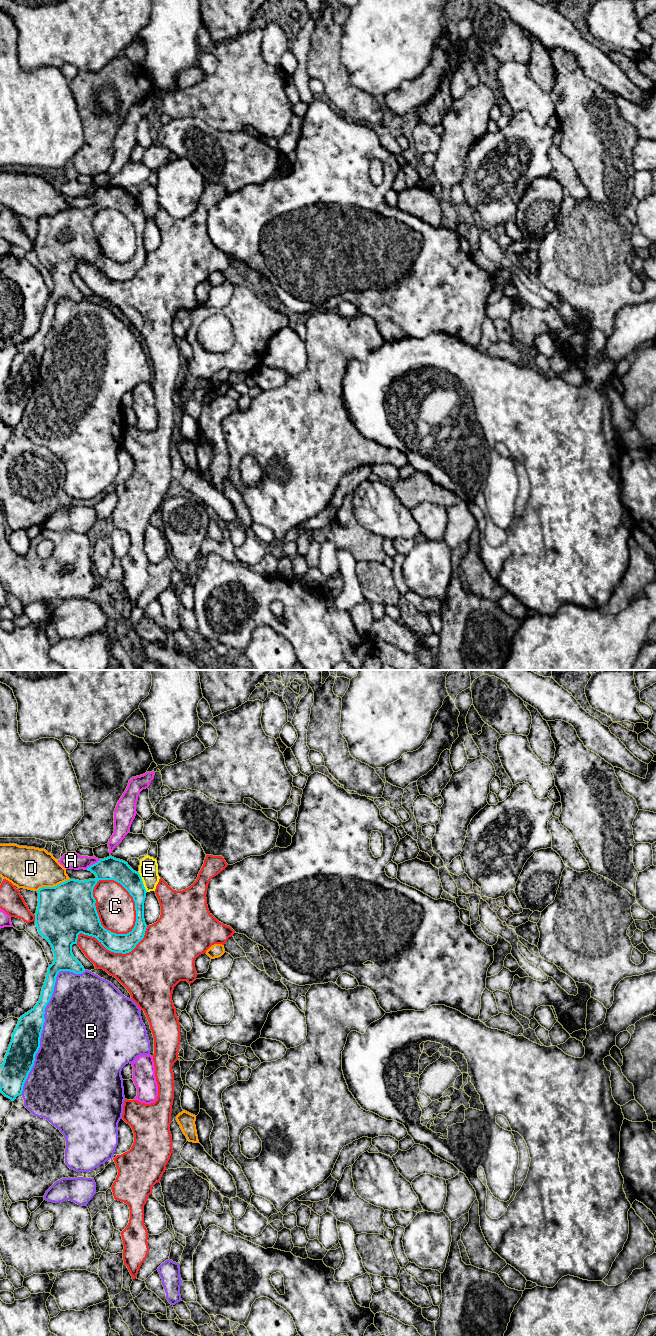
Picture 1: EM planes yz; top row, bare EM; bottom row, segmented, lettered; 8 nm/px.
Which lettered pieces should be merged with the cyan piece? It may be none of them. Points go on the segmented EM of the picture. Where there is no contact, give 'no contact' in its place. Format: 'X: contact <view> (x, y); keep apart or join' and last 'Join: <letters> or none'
A: contact yz (93, 864); keep apart
B: contact yz (44, 1020); keep apart
C: contact yz (133, 898); keep apart
D: contact yz (53, 887); keep apart
E: contact yz (142, 881); keep apart
Join: none

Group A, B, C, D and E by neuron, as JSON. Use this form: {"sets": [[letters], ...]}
{"sets": [["A"], ["B"], ["C"], ["D"], ["E"]]}

